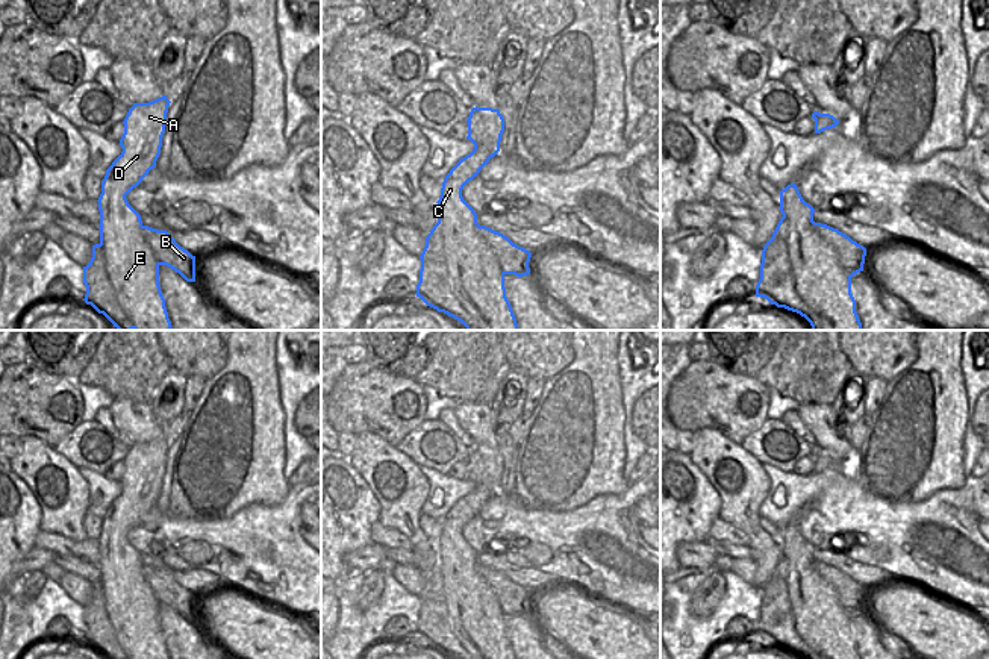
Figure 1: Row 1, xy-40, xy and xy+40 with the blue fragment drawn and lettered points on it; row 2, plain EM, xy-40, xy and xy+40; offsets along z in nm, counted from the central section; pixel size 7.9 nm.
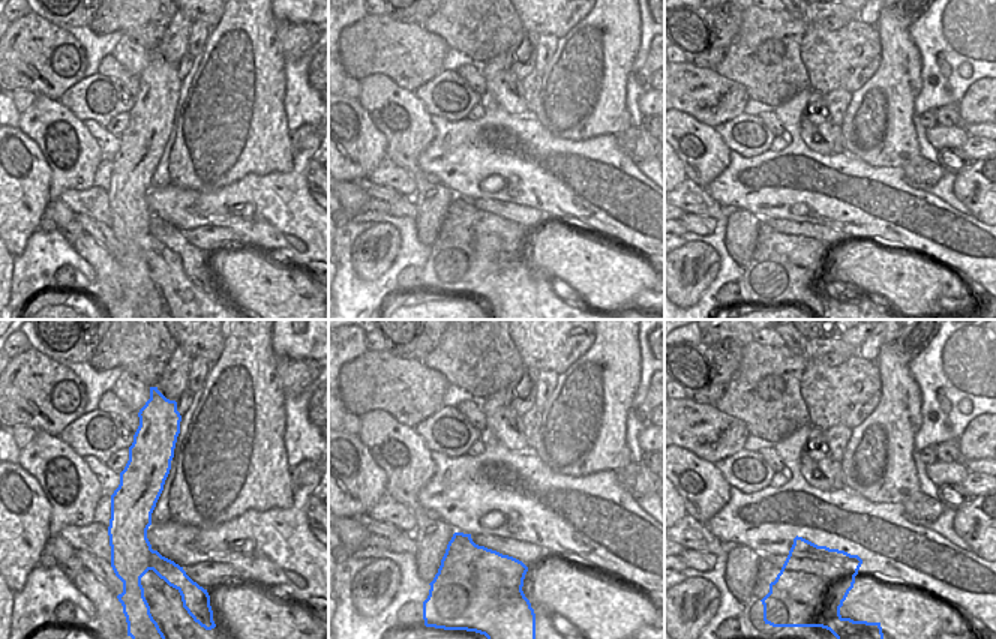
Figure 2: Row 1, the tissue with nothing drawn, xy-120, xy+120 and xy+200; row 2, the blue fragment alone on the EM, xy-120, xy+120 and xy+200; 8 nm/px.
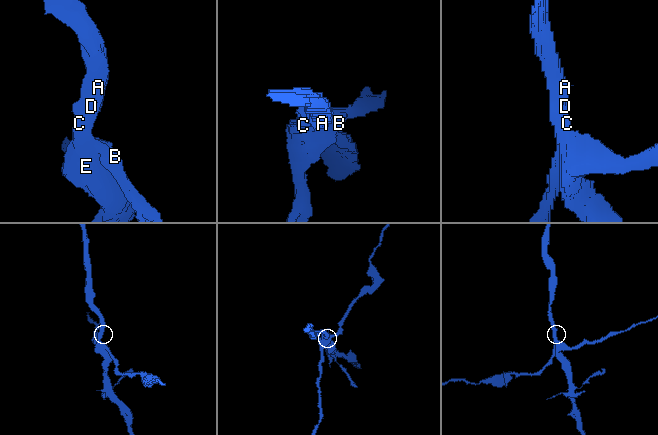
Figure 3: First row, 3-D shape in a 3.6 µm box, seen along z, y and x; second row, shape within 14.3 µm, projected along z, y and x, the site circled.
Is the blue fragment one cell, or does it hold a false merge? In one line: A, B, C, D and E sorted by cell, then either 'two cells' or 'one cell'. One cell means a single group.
A C D E / B; two cells

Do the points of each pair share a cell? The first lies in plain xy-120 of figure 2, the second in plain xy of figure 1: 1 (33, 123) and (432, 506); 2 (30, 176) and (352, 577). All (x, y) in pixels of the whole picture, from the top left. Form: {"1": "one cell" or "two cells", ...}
{"1": "two cells", "2": "two cells"}

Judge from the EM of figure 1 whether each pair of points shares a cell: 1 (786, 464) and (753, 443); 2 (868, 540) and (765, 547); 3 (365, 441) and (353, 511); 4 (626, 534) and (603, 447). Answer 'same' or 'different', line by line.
1: same
2: different
3: different
4: different

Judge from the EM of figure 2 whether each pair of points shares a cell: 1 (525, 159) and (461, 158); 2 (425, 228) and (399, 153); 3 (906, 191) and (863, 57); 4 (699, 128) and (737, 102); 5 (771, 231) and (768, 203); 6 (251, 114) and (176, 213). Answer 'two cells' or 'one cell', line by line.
1: one cell
2: one cell
3: two cells
4: two cells
5: one cell
6: two cells

